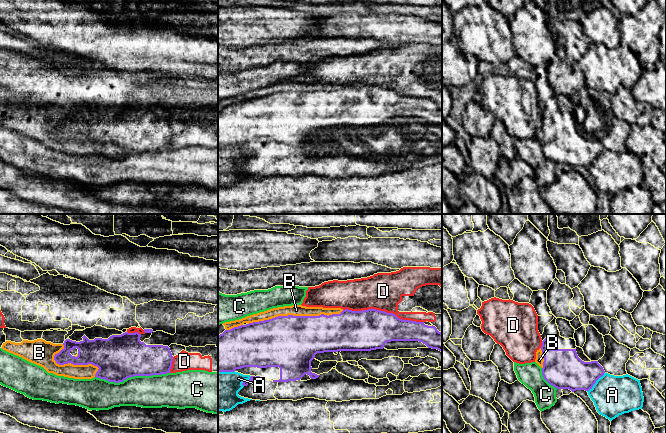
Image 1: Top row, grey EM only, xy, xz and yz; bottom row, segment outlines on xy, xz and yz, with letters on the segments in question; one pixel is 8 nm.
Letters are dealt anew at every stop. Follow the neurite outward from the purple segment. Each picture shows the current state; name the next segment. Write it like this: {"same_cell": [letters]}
{"same_cell": []}

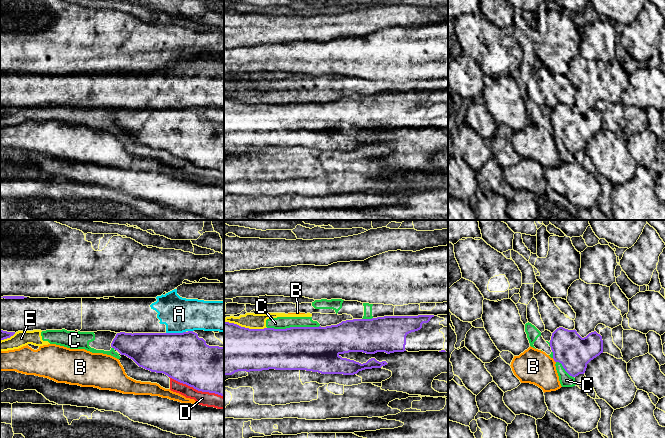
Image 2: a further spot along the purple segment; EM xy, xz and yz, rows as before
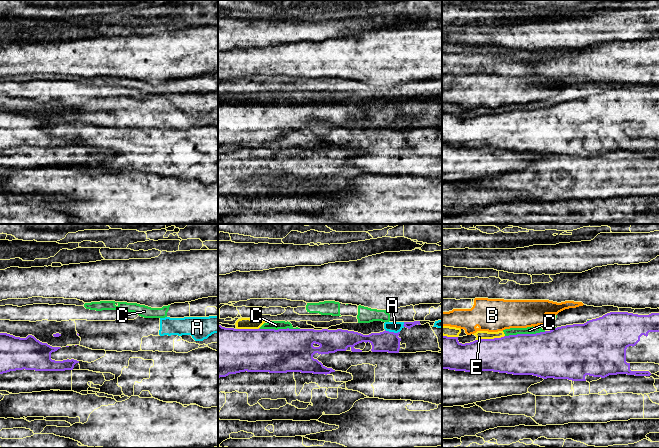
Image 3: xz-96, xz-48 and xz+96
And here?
{"same_cell": []}

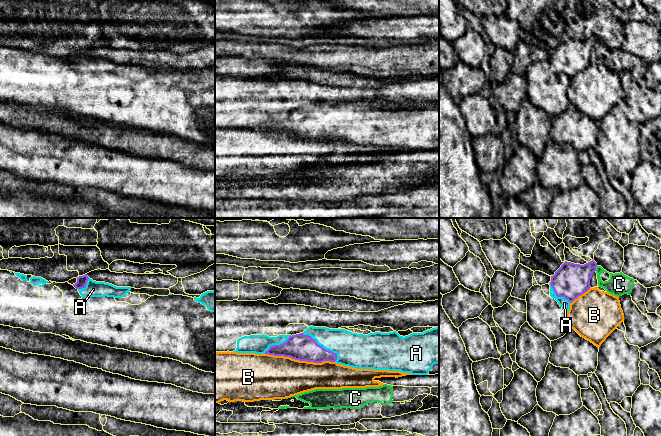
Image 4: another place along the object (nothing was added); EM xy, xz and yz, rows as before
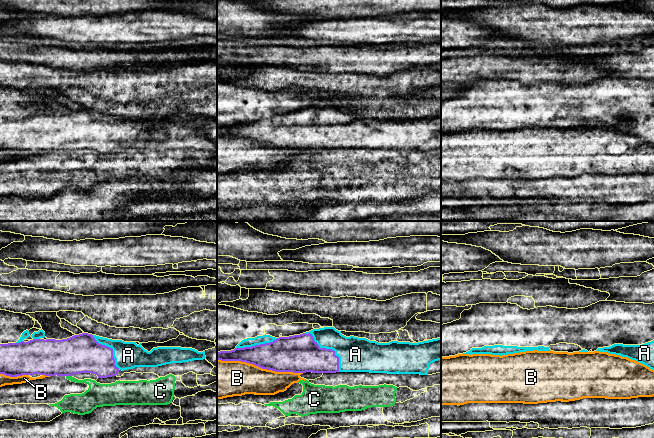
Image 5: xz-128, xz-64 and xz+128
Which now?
{"same_cell": ["A"]}

